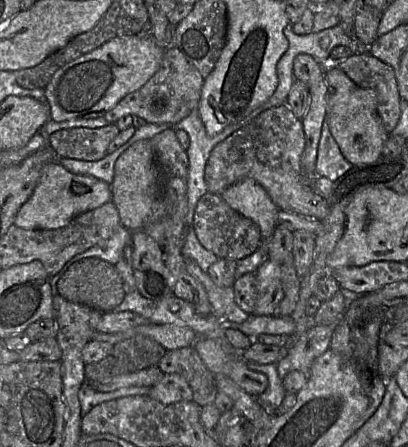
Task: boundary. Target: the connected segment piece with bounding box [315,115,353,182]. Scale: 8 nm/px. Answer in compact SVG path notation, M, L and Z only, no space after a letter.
M325 115L317 148L315 175L334 182L351 167L353 165L343 157L337 143L331 136Z

